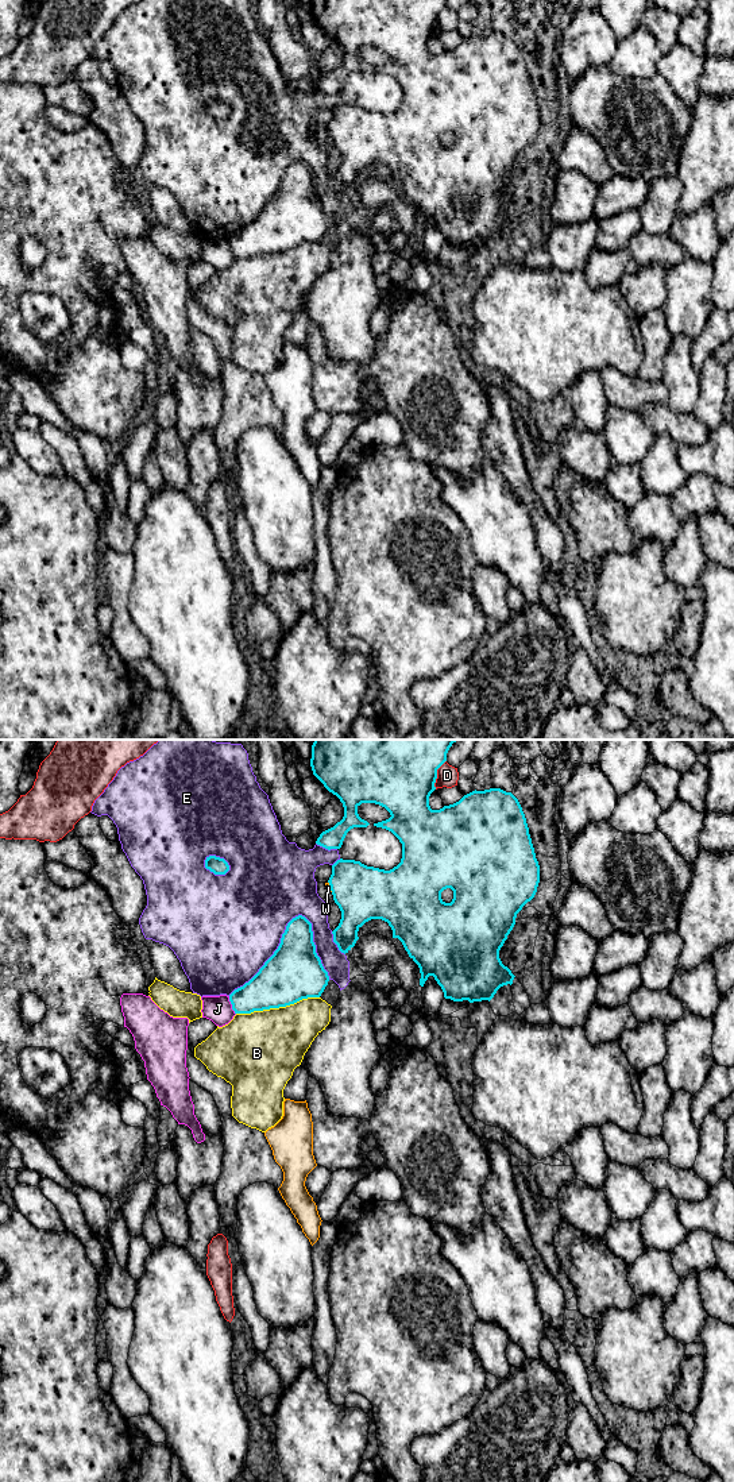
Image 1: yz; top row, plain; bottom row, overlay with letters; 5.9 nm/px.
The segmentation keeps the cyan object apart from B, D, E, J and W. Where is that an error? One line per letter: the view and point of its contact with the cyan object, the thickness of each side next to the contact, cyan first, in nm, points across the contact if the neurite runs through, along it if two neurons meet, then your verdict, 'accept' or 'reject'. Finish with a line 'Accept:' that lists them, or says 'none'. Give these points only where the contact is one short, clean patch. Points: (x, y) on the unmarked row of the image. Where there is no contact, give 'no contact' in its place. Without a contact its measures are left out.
B: contact yz (277, 251); calibres 340 and 440 nm; border yz (319, 240), (308, 240), (285, 250), (236, 258); reject
D: contact yz (436, 19); calibres 360 and 130 nm; reject
E: contact yz (275, 195); calibres 340 and 500 nm; reject
J: contact yz (232, 250); calibres 240 and 160 nm; border yz (228, 240), (235, 258); reject
W: contact yz (331, 131); calibres 320 and 30 nm; reject
Accept: none

